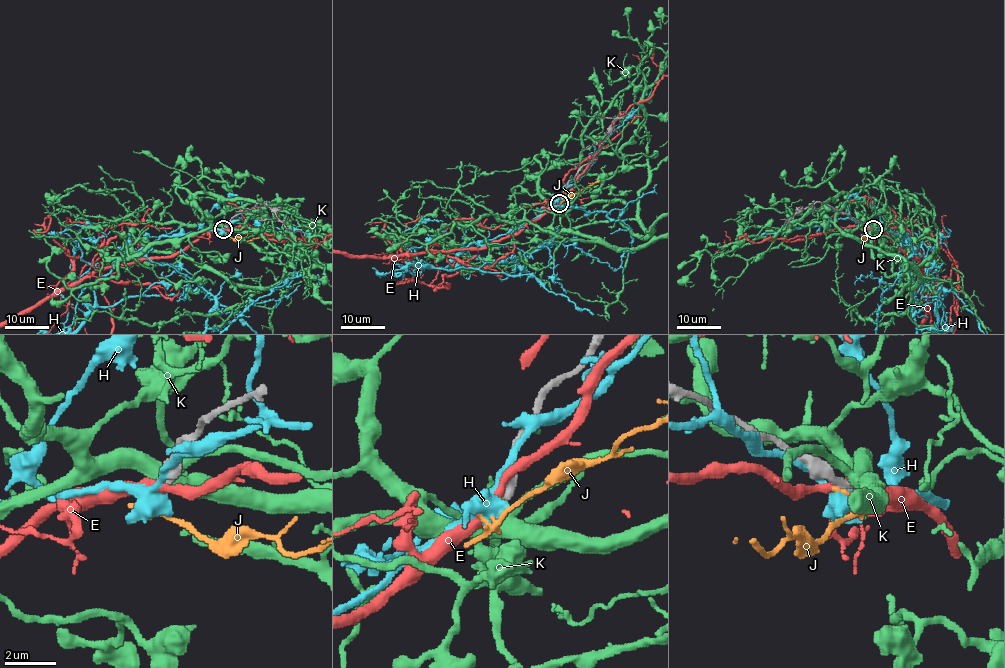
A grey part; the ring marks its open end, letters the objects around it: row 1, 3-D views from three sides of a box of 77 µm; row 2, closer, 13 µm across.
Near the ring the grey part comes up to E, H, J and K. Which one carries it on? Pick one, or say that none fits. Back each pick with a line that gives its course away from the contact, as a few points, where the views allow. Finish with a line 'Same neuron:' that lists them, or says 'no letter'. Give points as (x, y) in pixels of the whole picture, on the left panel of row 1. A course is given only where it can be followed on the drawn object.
Same neuron: no letter

